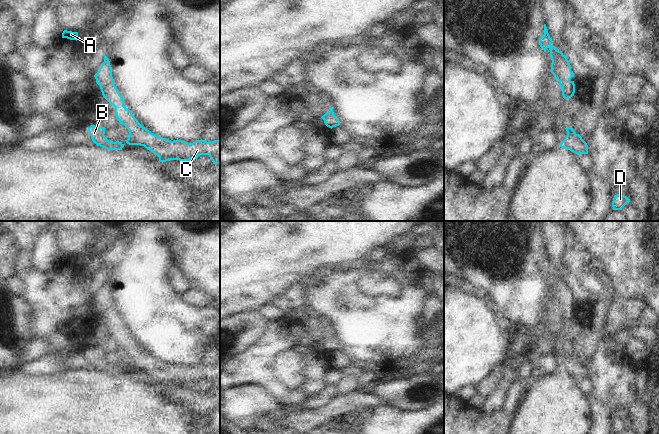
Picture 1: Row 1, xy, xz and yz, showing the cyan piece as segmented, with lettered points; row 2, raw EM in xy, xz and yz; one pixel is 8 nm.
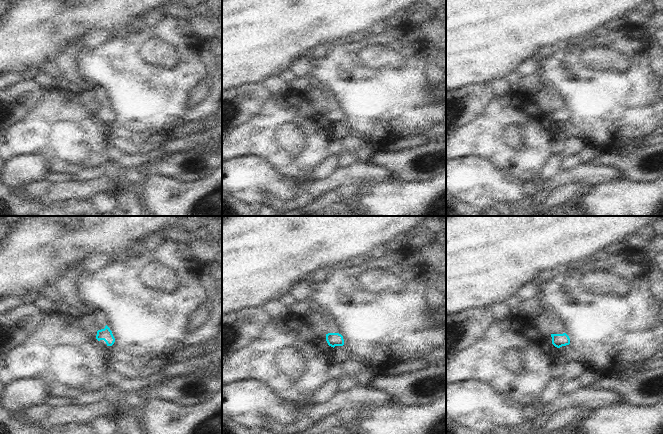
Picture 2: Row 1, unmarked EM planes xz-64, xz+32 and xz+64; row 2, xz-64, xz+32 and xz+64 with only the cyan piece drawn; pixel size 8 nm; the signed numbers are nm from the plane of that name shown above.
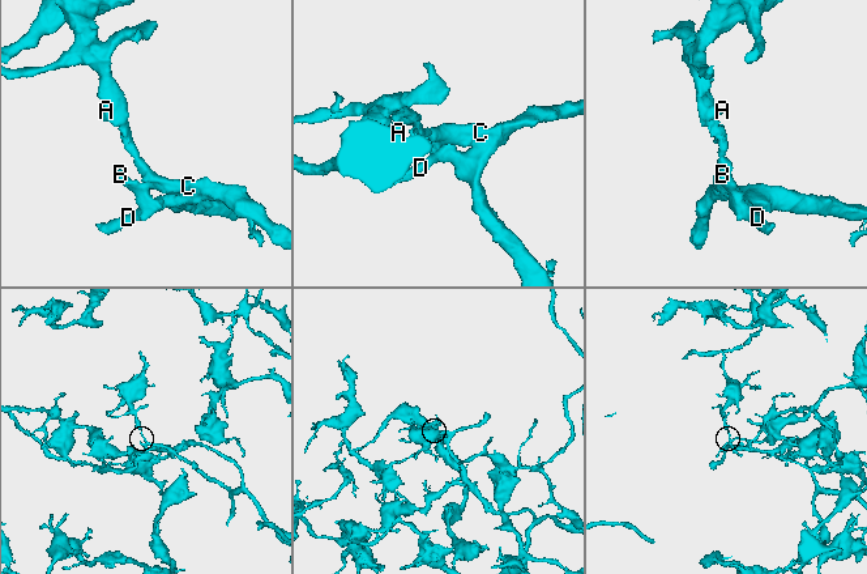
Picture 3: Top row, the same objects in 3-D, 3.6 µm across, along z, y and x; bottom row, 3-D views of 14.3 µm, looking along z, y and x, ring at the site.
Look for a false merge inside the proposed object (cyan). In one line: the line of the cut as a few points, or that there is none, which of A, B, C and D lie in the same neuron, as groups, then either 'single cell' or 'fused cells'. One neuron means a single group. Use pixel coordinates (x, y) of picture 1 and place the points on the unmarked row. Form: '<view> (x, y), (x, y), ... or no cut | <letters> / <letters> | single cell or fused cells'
no cut | A B C D | single cell

